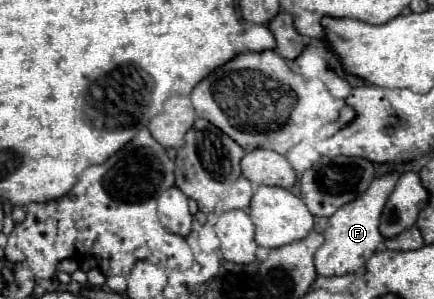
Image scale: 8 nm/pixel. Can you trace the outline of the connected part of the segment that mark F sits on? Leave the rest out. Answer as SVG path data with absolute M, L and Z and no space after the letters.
M396 174L376 178L372 182L372 186L368 188L368 192L364 192L364 196L360 196L360 200L346 204L344 208L340 208L340 212L330 216L328 228L324 230L324 244L314 254L316 274L342 276L348 272L358 272L366 266L366 262L370 260L370 256L374 254L378 244L382 242L382 236L378 232L378 220L380 220L382 206L386 202L388 194L392 192L394 184L396 184Z

